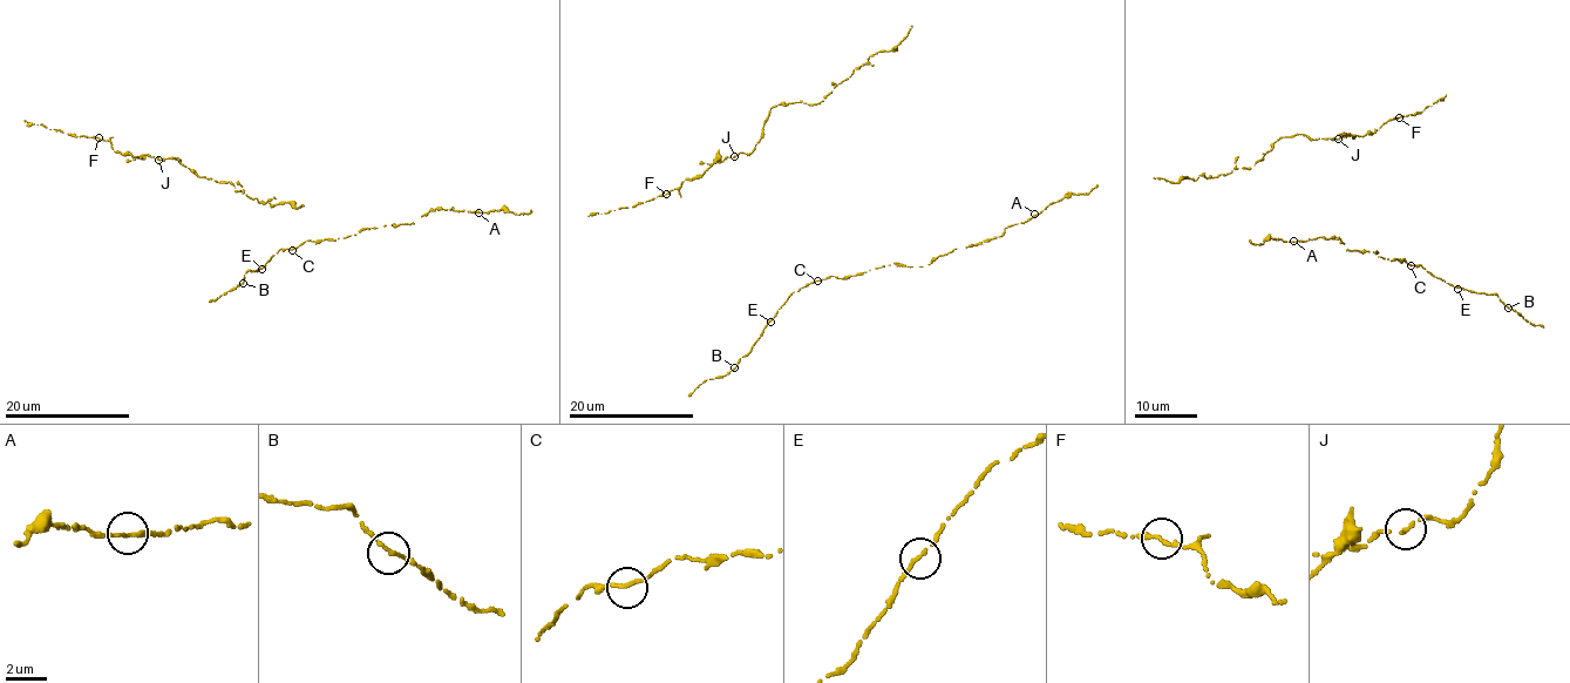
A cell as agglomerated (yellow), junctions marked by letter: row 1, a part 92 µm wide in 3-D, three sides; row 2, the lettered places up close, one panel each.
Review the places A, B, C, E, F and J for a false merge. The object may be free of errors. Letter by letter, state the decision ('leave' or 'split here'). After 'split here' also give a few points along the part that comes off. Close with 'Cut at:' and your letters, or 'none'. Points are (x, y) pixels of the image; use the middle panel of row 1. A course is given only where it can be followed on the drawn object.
A: leave
B: leave
C: leave
E: leave
F: leave
J: leave
Cut at: none

